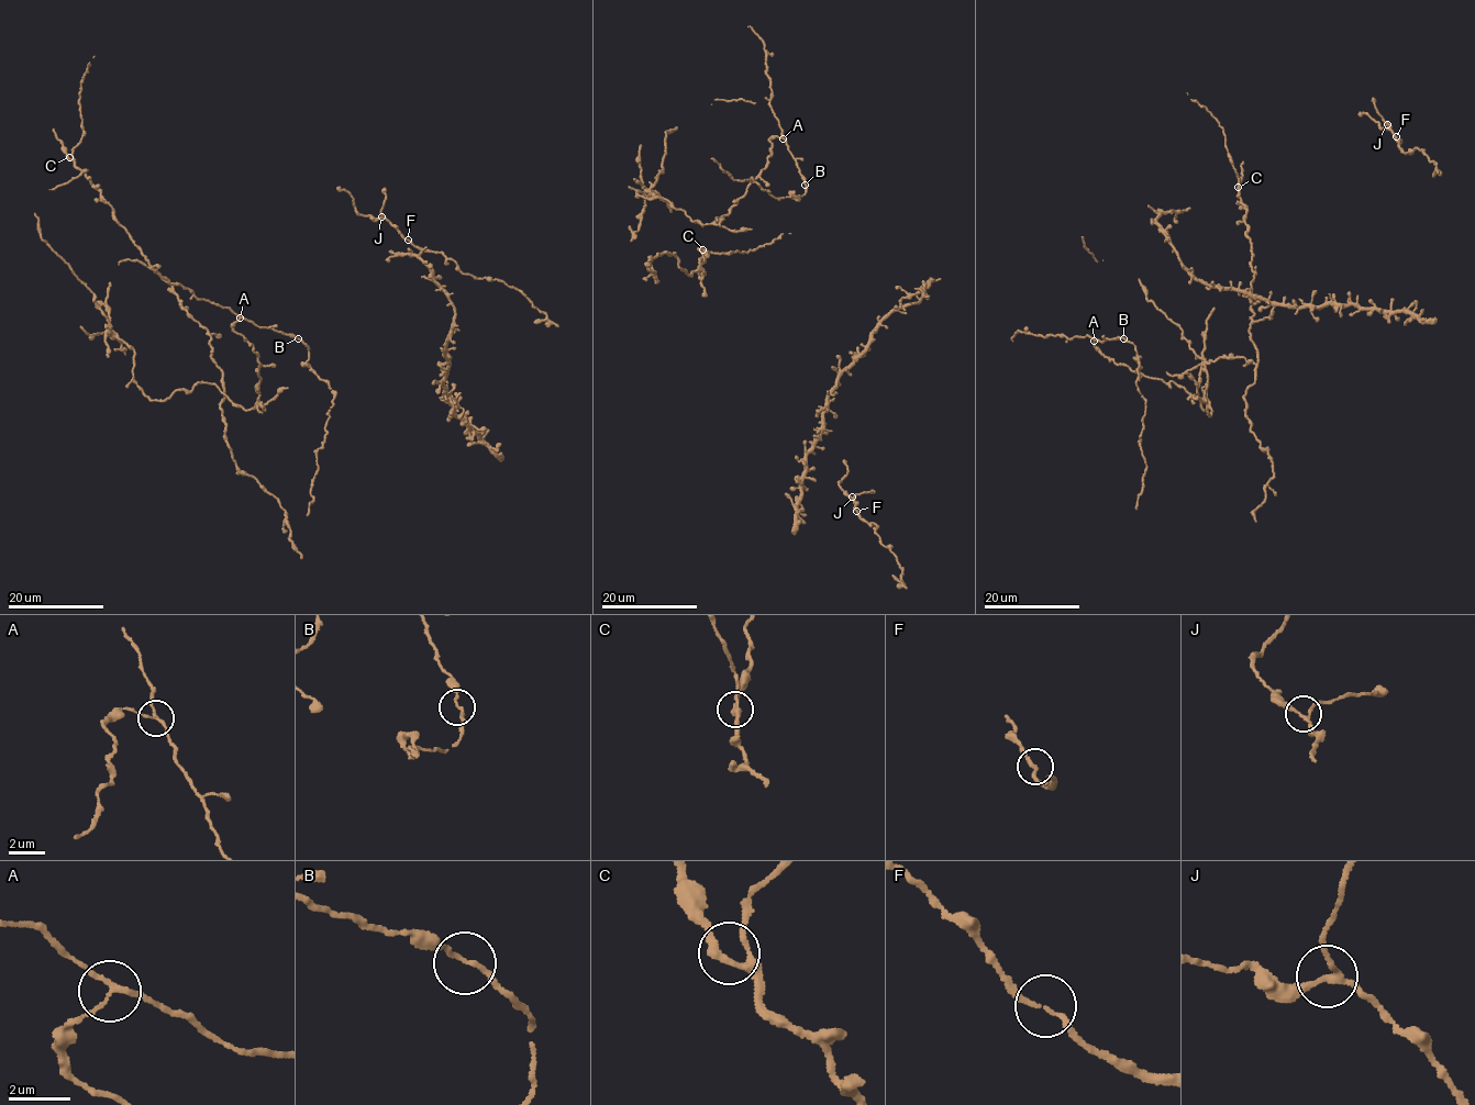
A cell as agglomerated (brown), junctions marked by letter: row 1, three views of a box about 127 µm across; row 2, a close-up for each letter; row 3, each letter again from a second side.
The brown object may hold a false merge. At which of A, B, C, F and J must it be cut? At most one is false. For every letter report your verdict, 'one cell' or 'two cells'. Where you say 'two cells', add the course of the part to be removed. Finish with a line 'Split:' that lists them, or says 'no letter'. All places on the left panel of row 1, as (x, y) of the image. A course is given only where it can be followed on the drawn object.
A: two cells
B: one cell
C: one cell
F: one cell
J: one cell
Split: A

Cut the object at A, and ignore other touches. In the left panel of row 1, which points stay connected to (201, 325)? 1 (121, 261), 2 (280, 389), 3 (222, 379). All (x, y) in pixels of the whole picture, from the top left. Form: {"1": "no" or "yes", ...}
{"1": "yes", "2": "no", "3": "yes"}

